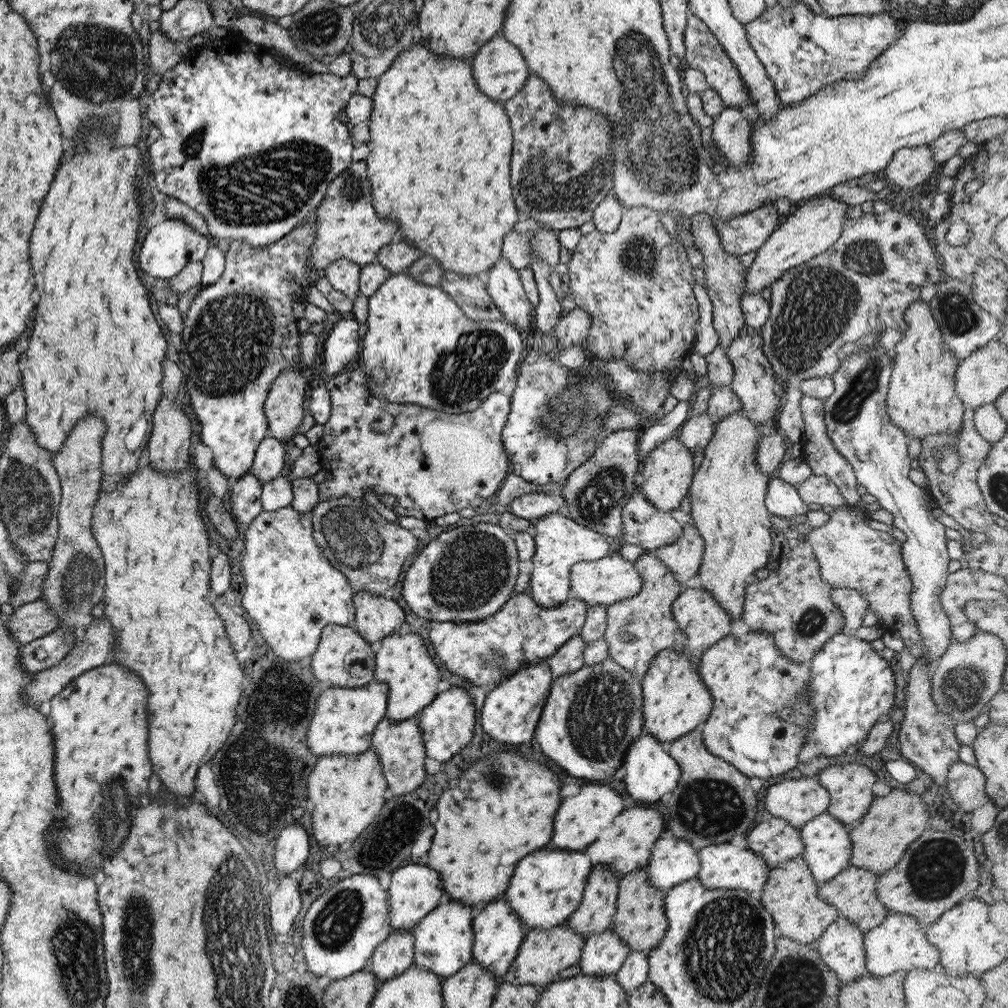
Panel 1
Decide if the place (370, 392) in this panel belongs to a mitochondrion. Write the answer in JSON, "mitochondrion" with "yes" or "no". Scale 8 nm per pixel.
{"mitochondrion":"no"}

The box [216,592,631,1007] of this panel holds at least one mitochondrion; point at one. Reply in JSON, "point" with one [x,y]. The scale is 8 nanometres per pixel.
{"point":[333,926]}

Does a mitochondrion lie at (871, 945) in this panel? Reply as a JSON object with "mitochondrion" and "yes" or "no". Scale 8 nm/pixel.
{"mitochondrion":"no"}

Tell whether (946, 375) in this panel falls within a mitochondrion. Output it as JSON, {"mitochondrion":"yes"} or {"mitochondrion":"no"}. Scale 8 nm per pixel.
{"mitochondrion":"no"}

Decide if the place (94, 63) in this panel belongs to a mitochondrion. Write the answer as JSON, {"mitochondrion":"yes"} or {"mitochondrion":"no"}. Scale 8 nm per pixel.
{"mitochondrion":"yes"}

